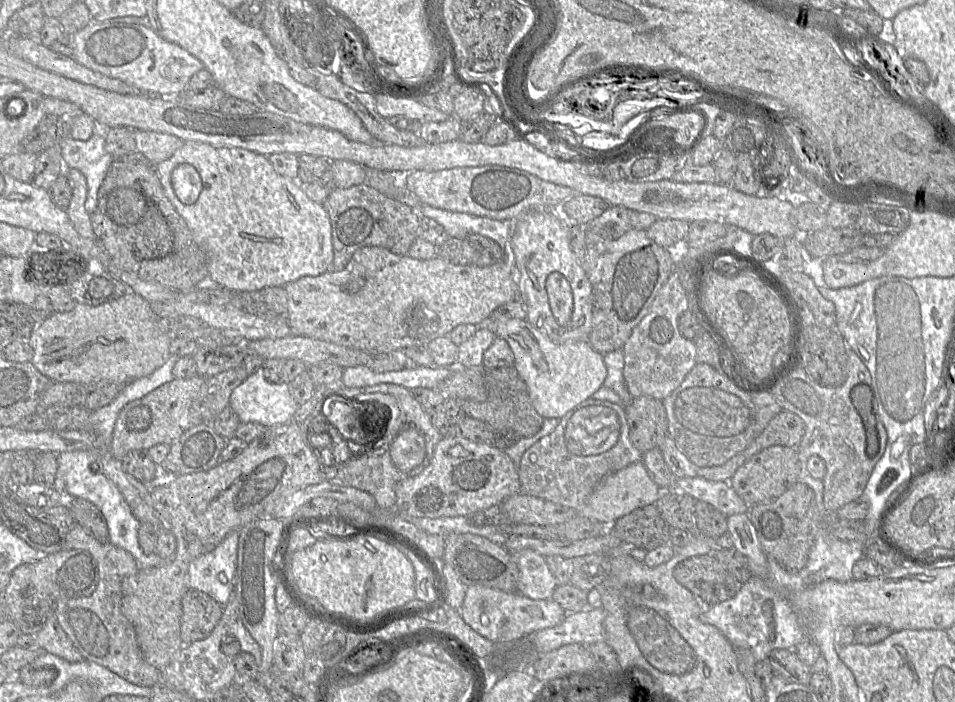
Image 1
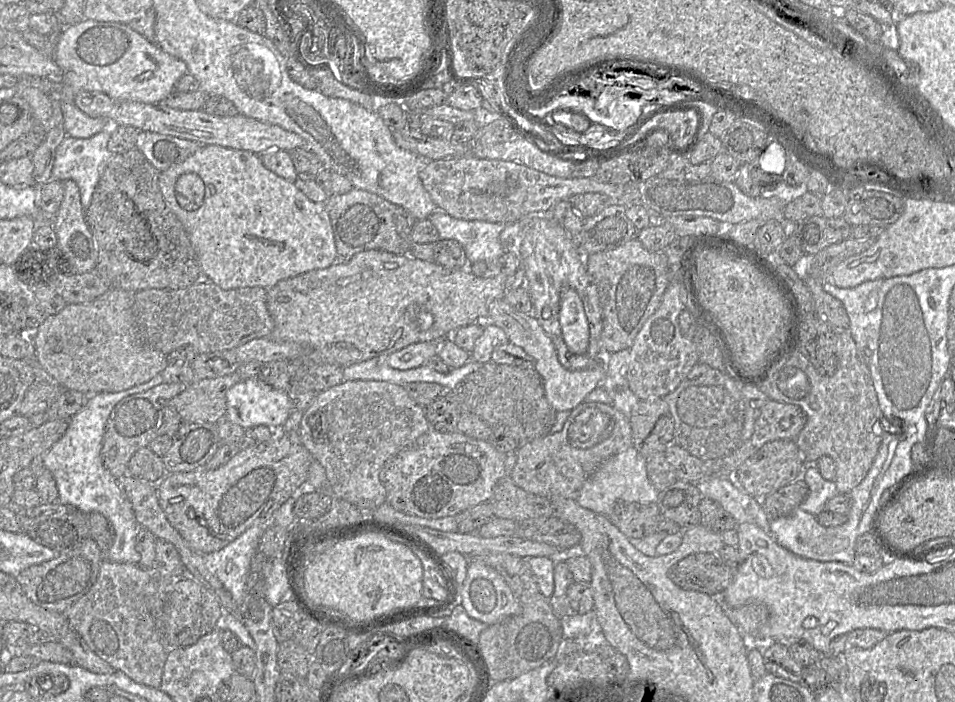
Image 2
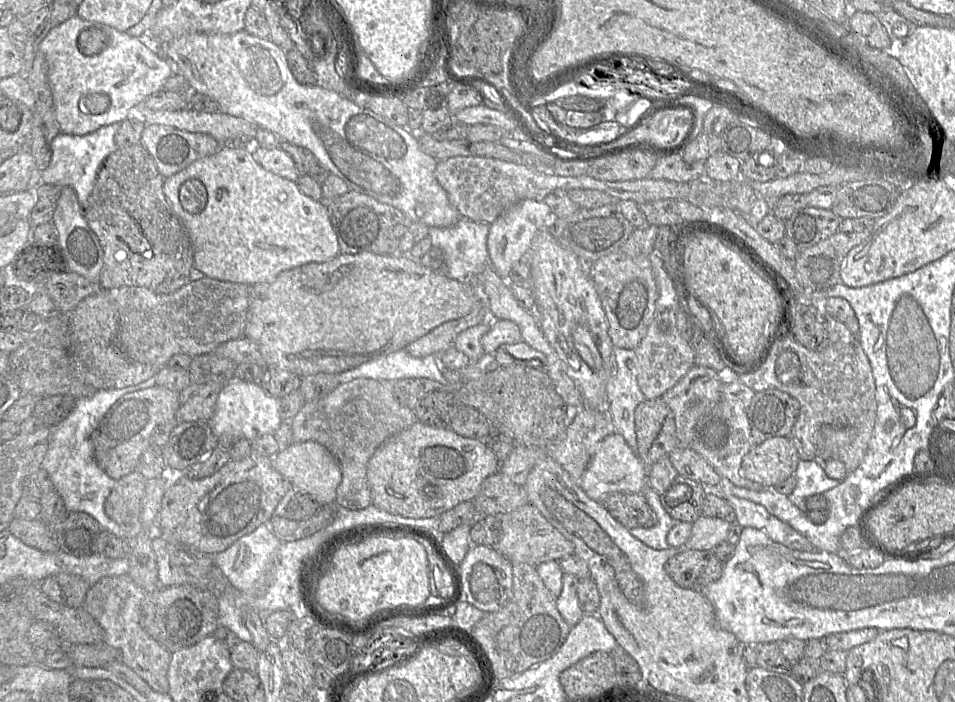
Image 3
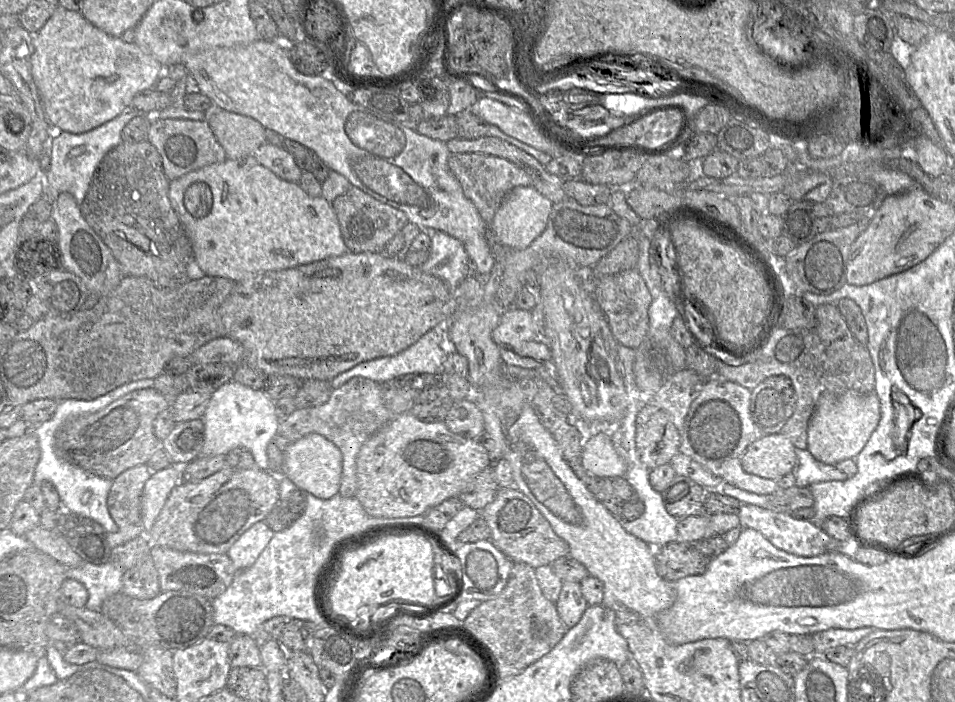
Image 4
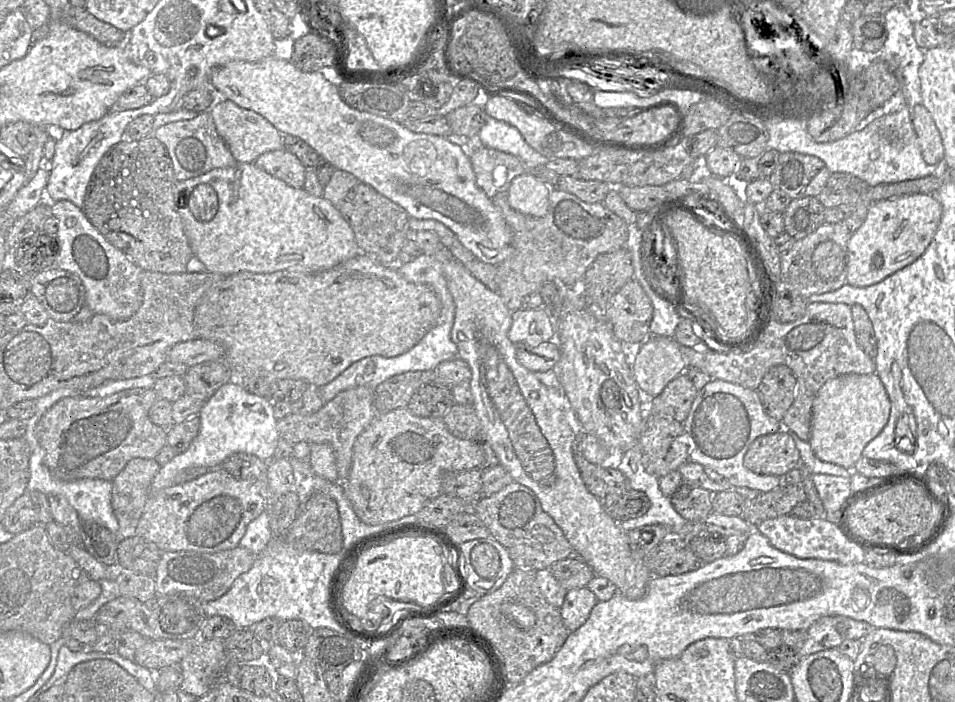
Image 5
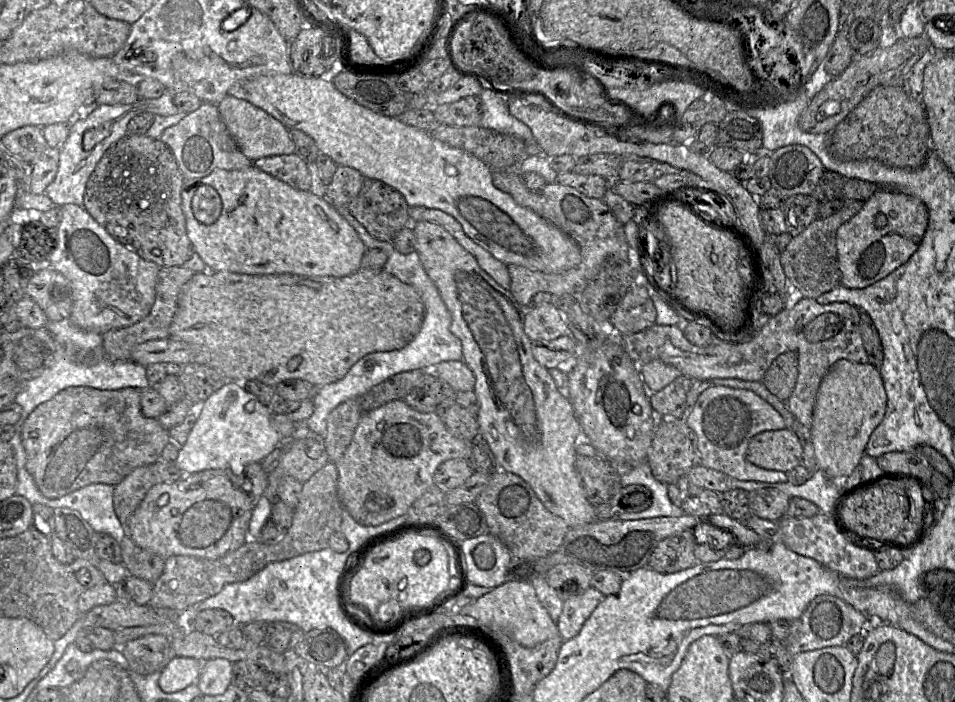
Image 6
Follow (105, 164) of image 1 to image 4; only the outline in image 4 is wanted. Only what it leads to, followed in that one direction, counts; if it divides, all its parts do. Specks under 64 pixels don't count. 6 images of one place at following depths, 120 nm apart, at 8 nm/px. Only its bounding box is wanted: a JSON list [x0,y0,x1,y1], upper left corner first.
[43,108,145,206]

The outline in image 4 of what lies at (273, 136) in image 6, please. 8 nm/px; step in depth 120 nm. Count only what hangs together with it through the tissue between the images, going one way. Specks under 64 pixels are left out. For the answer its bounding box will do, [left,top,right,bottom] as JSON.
[200,106,266,159]

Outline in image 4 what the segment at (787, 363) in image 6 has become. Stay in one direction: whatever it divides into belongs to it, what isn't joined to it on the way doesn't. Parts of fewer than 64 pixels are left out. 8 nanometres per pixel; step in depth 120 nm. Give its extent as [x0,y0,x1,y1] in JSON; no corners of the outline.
[750,375,795,434]

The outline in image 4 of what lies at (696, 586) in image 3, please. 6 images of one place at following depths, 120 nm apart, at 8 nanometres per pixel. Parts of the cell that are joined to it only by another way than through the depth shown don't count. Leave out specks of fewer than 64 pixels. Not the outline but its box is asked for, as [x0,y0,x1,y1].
[655,542,711,582]

